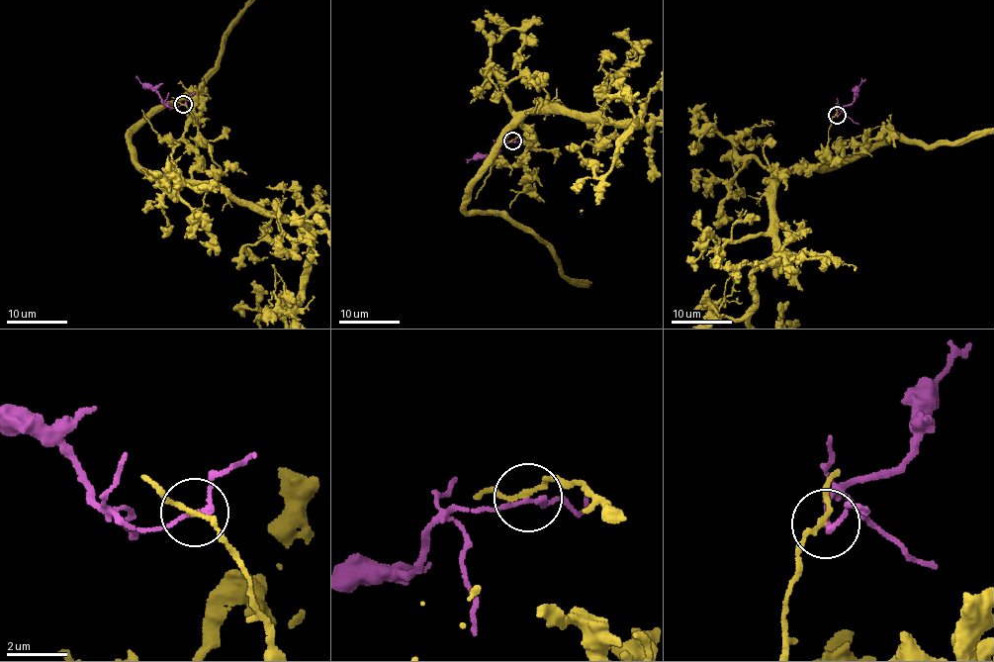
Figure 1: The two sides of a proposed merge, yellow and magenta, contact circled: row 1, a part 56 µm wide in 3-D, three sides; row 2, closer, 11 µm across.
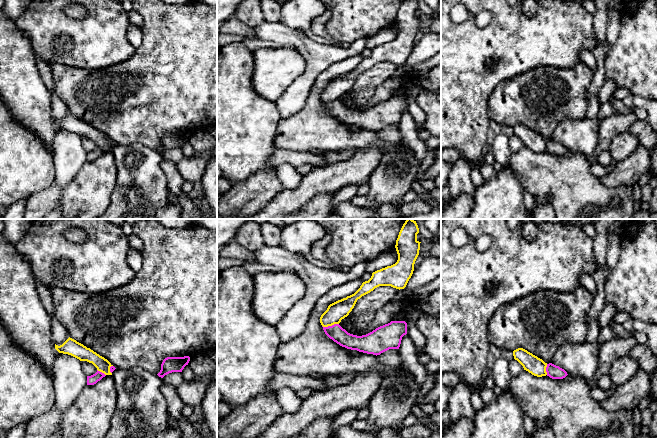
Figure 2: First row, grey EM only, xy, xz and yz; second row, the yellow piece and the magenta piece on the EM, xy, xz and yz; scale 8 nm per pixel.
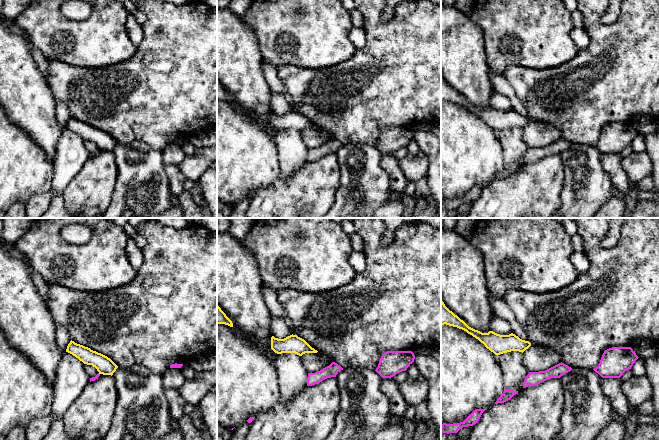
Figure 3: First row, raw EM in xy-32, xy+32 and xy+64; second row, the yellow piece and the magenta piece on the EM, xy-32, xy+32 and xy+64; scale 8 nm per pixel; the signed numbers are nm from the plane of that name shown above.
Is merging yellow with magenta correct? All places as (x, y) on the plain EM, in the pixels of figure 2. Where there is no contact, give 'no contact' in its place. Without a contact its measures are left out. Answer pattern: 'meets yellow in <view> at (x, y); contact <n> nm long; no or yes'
meets yellow in xz at (330, 101); contact 140 nm long; no

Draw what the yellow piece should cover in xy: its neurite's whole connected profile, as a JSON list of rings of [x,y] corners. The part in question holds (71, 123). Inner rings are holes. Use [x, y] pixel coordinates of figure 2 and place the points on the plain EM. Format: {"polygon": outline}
{"polygon": [[[70,113],[60,122],[55,120],[55,125],[59,129],[71,131],[80,137],[92,139],[105,151],[112,151],[110,143],[113,141],[107,135]]]}

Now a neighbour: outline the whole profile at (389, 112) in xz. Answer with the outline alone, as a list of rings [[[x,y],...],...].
[[[391,97],[362,112],[348,109],[339,100],[323,103],[323,106],[342,123],[377,132],[389,125],[399,125],[402,113],[407,110],[407,99]]]

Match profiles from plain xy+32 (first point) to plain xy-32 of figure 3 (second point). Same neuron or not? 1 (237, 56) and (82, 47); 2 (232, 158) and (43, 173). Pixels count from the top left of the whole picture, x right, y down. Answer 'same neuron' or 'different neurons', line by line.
1: different neurons
2: same neuron

